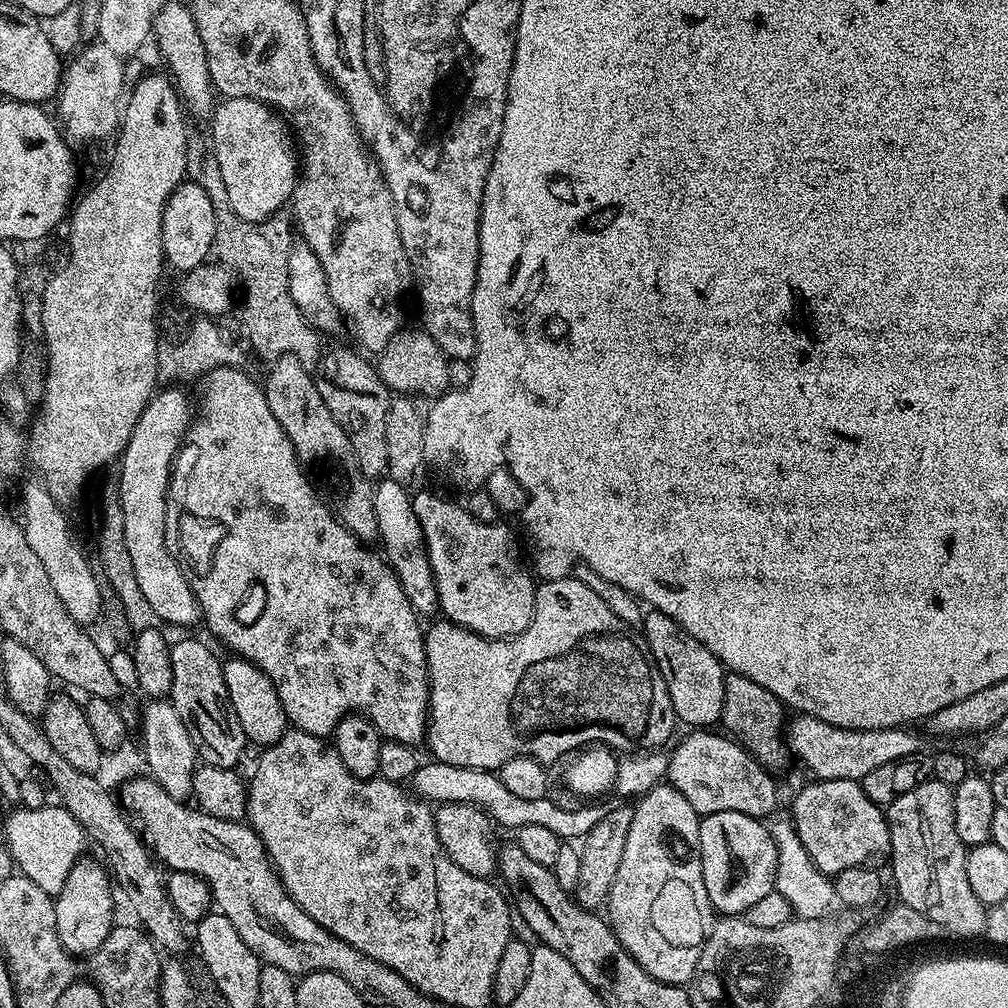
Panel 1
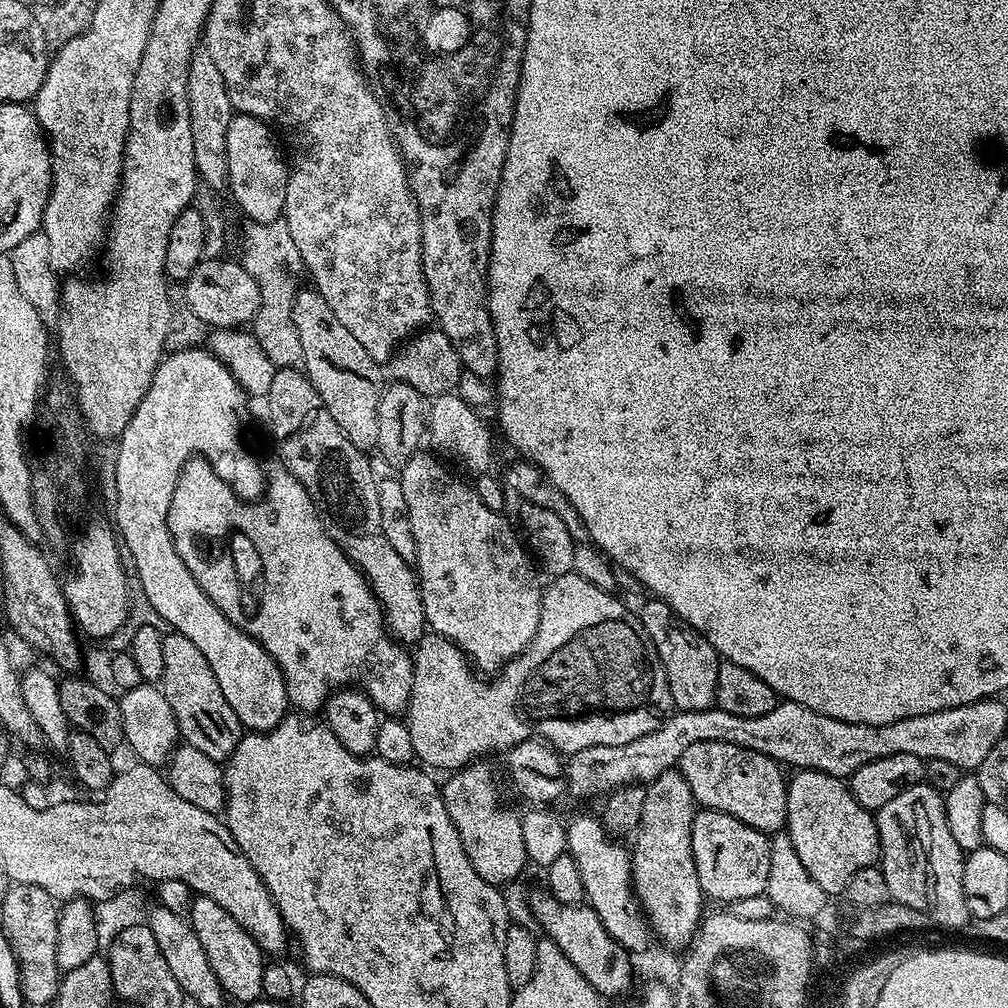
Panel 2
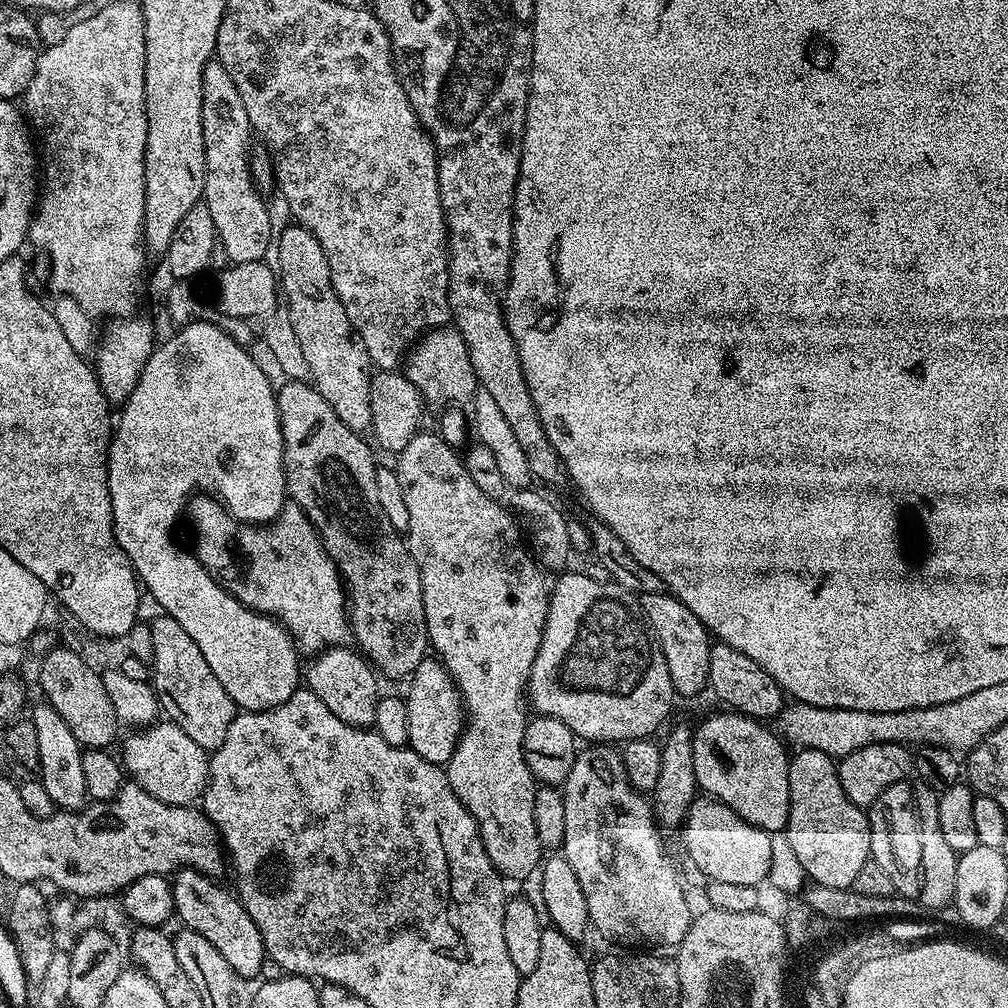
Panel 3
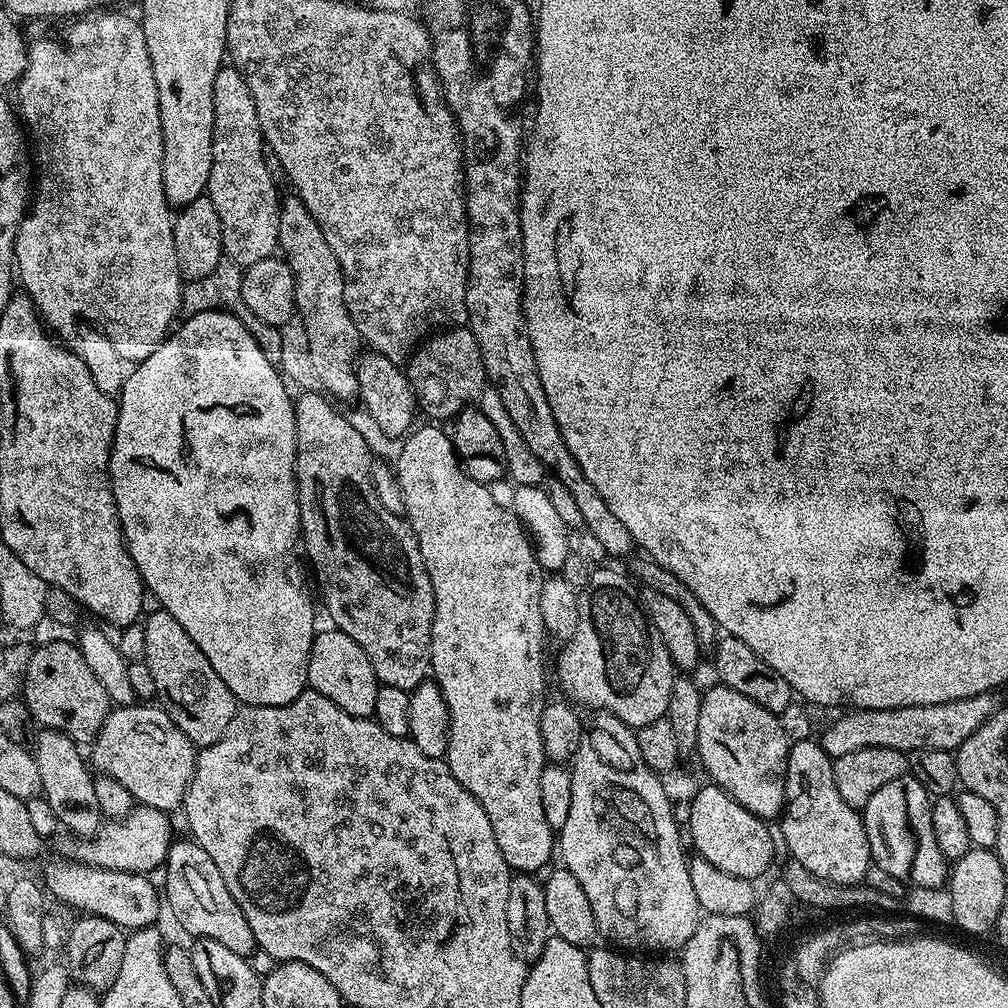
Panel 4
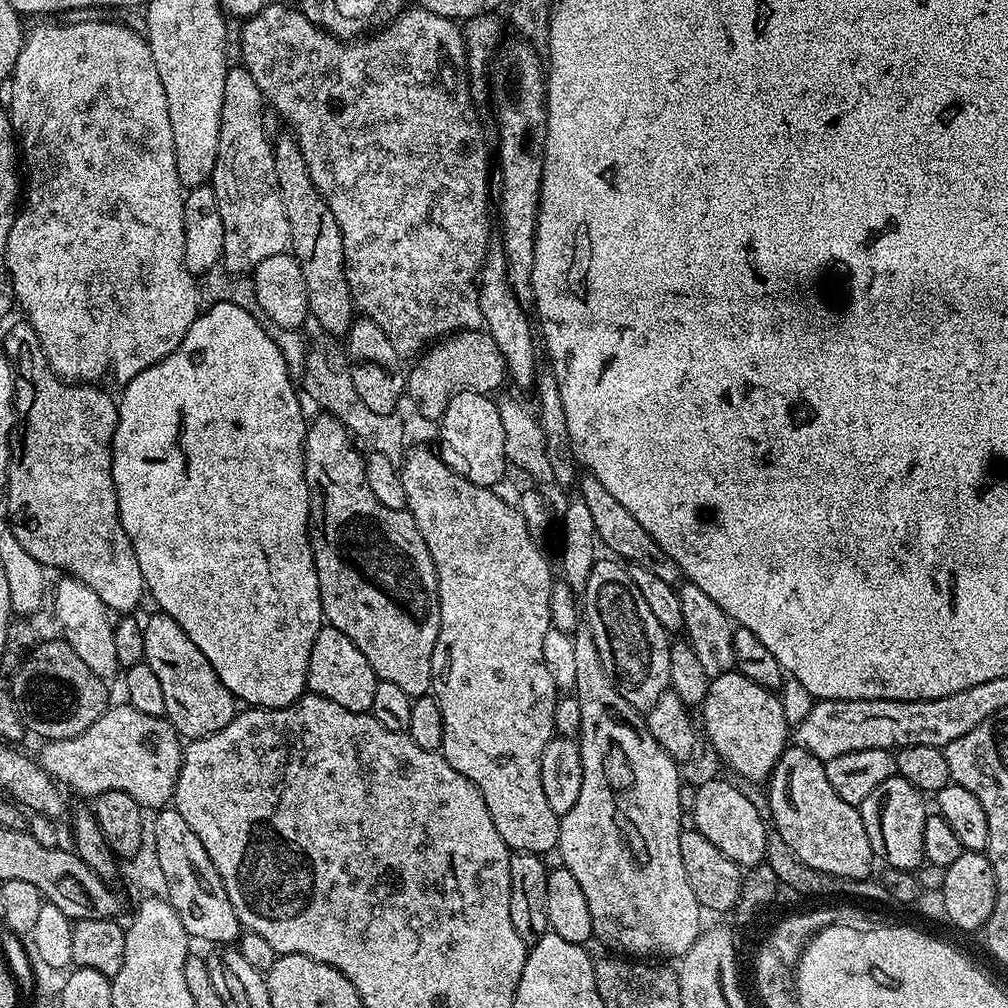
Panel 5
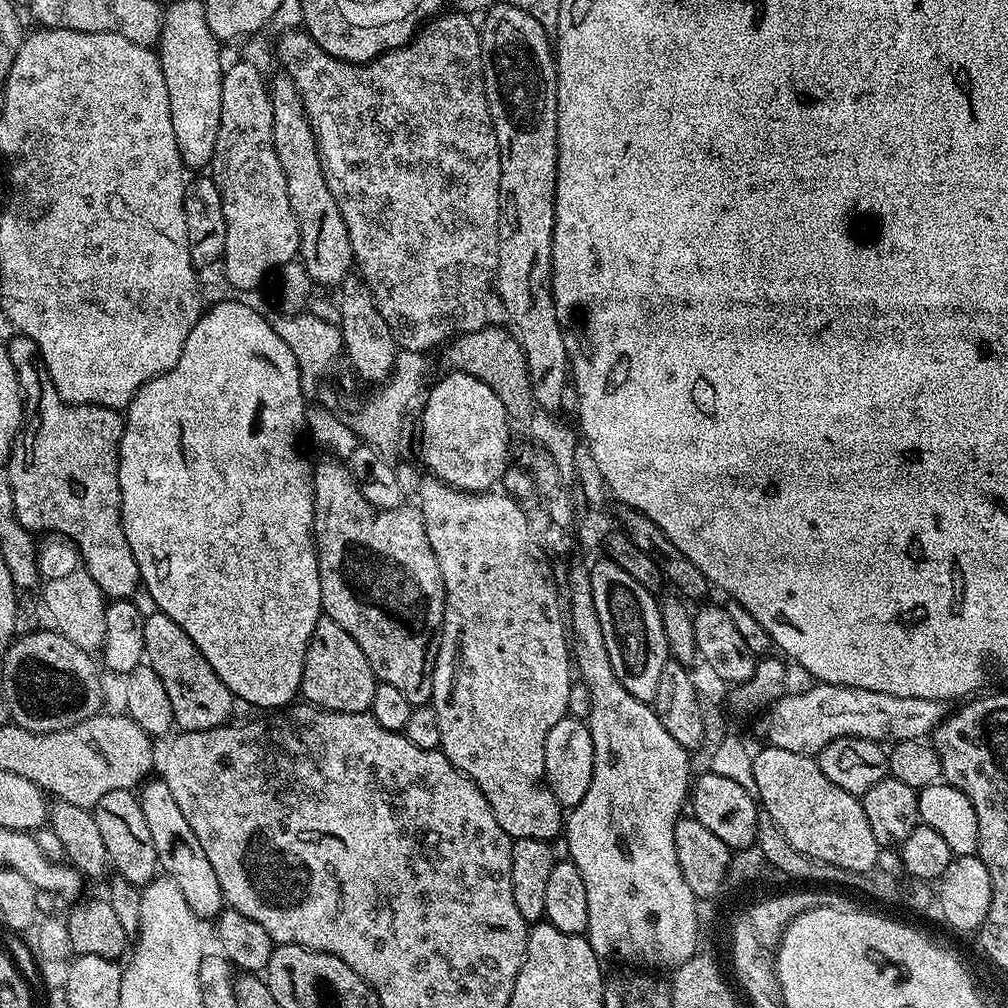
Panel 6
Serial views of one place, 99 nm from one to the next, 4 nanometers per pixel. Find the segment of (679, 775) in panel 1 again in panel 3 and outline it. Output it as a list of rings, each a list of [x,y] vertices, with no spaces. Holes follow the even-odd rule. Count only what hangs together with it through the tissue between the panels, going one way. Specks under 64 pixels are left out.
[[[720,710],[708,716],[700,725],[695,725],[692,733],[694,750],[694,778],[697,789],[705,797],[726,805],[738,818],[750,822],[750,826],[762,829],[769,834],[780,834],[787,829],[788,811],[790,810],[790,759],[785,741],[763,728],[761,721],[754,716],[746,716],[735,710]]]

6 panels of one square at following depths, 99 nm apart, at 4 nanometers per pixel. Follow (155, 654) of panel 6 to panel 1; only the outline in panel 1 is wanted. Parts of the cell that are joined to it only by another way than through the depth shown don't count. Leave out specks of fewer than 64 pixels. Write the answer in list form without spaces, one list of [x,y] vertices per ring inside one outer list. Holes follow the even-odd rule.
[[[195,638],[173,644],[171,649],[170,662],[174,678],[170,699],[190,733],[190,742],[194,742],[197,757],[206,764],[236,768],[246,741],[242,722],[238,722],[238,714],[234,714],[234,706],[230,706],[221,657],[216,657],[202,641]]]

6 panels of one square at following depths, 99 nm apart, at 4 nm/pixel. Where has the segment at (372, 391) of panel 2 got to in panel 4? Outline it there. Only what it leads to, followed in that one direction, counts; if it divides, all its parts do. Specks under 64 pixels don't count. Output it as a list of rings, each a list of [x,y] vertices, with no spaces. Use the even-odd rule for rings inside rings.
[[[294,194],[285,195],[280,201],[278,238],[279,251],[296,279],[296,310],[306,326],[319,387],[337,401],[355,401],[360,395],[356,361],[362,355],[362,341],[358,326],[344,305],[344,272],[338,266],[338,258],[334,258],[334,250],[330,250],[330,242],[326,242],[326,234],[322,234],[322,226]]]

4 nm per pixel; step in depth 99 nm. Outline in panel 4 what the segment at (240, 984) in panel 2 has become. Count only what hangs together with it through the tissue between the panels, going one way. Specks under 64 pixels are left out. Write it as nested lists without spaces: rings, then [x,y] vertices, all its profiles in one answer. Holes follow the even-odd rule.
[[[191,838],[177,839],[168,848],[168,859],[164,861],[164,884],[162,896],[172,907],[172,916],[180,923],[180,928],[204,942],[219,942],[234,950],[234,954],[248,958],[256,952],[254,930],[250,930],[250,922],[246,922],[246,914],[234,902],[234,894],[226,890],[226,882],[222,882],[222,874],[218,874],[218,866],[214,866],[214,858],[202,850],[202,846]]]

